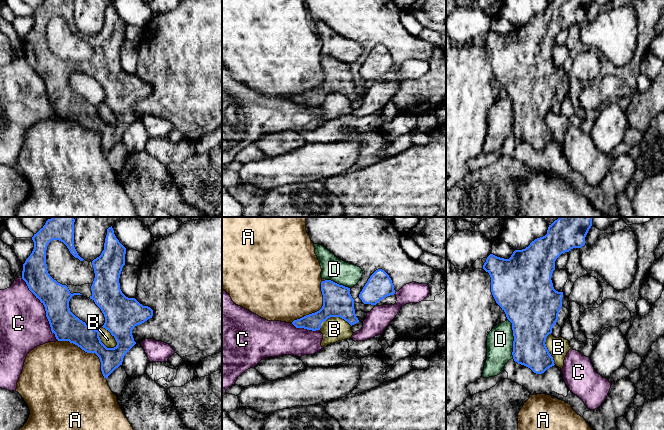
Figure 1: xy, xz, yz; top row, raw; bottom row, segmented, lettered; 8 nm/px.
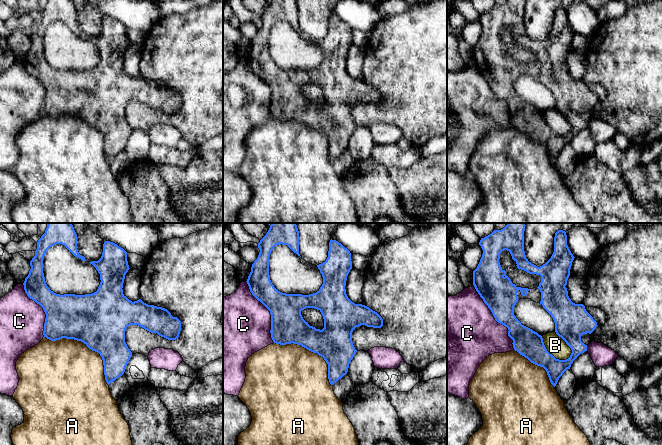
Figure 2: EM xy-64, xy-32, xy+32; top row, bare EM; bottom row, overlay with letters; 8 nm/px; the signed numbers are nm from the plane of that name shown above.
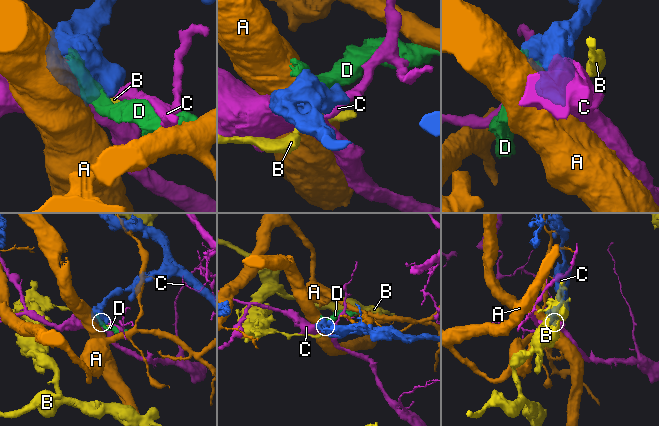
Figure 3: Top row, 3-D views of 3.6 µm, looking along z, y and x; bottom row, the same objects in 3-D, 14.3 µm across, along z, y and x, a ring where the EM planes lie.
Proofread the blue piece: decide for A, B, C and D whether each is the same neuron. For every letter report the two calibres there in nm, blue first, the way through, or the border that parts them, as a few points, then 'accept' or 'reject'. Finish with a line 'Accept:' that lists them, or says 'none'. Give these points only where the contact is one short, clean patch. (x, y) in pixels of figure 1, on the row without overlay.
A: 220 nm thick on the blue side, 480 nm on the other; reject
B: 280 nm thick on the blue side, 100 nm on the other; border along xy (102, 102), (114, 114), (116, 118), (115, 123); reject
C: 220 nm thick on the blue side, 380 nm on the other; reject
D: 360 nm thick on the blue side, 220 nm on the other; reject
Accept: none

